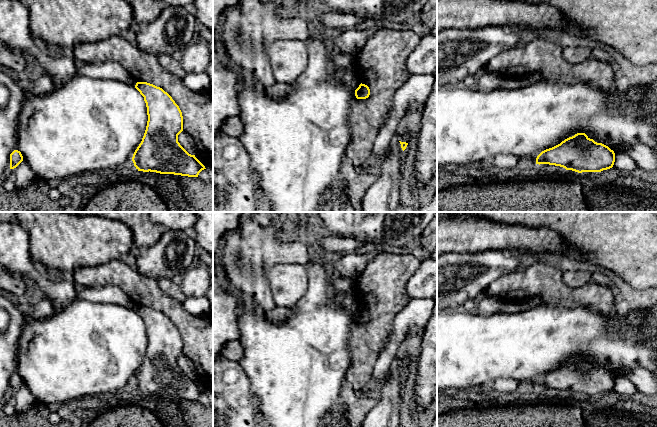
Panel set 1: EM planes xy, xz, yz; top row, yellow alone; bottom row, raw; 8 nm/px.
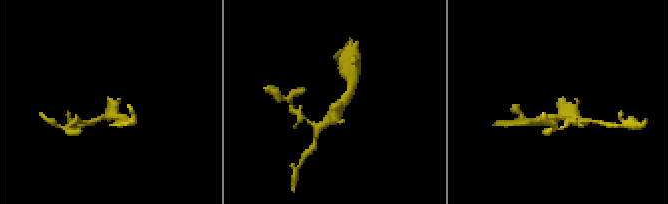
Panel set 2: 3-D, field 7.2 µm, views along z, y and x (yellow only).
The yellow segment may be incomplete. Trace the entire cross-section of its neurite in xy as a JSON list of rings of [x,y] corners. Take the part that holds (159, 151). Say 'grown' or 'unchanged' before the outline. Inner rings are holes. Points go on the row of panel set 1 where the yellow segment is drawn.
unchanged; [[[137,82],[135,88],[144,97],[148,115],[144,136],[132,157],[132,161],[136,169],[143,172],[150,171],[160,174],[198,177],[199,173],[206,169],[205,166],[195,157],[195,155],[189,154],[178,142],[178,135],[183,131],[183,116],[179,106],[167,92],[153,84],[147,82]]]

